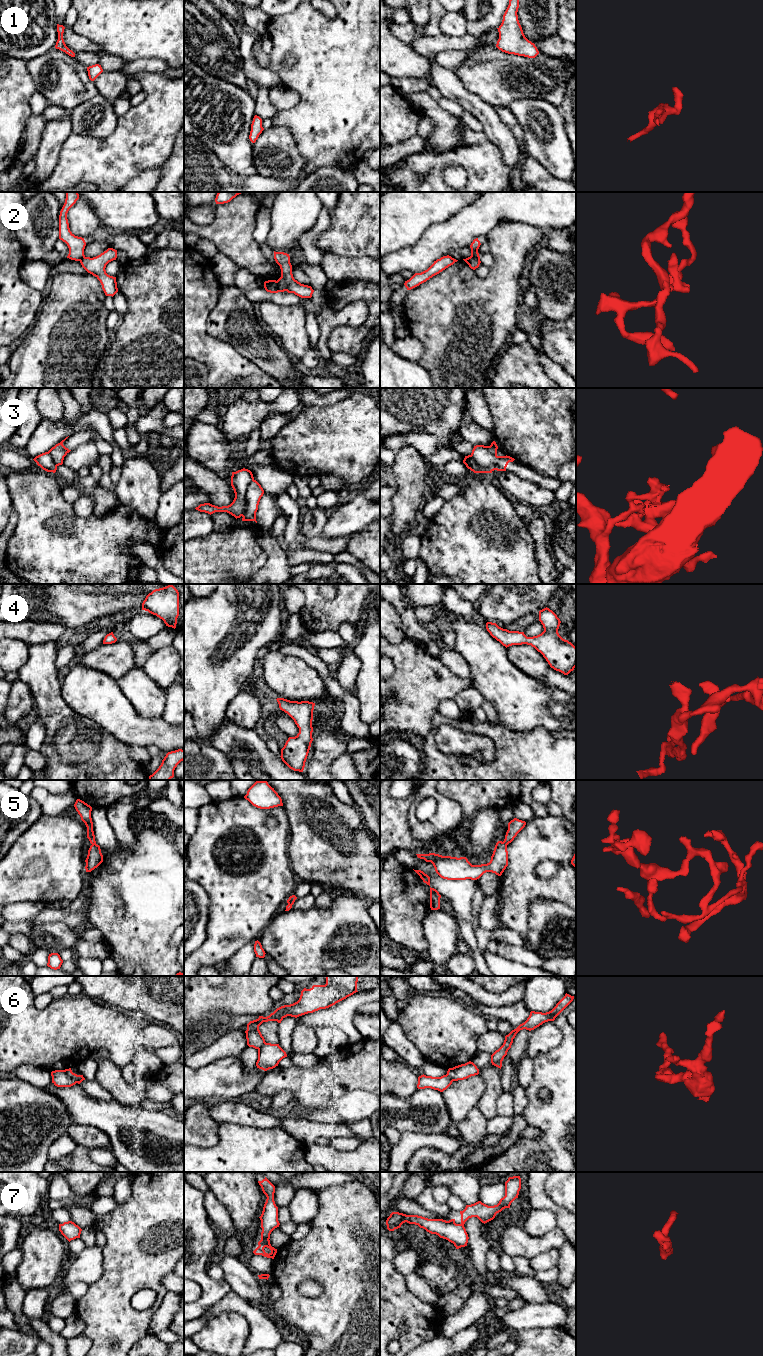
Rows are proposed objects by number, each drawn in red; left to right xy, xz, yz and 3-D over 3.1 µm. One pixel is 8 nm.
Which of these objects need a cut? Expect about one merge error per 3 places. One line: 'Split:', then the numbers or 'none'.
Split: 2, 3, 6, 7

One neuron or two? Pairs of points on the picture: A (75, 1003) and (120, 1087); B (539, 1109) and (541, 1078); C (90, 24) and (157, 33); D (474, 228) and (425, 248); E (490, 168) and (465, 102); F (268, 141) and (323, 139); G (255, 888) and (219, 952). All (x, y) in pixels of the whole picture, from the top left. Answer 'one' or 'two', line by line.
A: two
B: one
C: one
D: one
E: two
F: two
G: one

